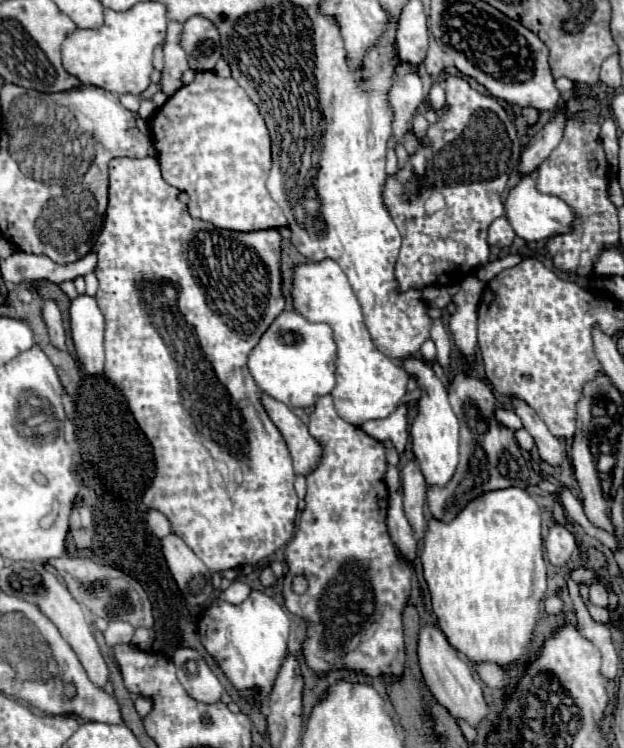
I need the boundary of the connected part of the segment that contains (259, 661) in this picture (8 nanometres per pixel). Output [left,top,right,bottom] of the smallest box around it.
[202,590,290,702]

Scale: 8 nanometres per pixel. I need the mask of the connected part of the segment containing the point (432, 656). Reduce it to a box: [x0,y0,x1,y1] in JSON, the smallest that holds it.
[418,622,490,728]

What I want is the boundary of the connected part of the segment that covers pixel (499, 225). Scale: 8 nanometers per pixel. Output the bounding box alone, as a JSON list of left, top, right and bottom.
[488,216,516,248]

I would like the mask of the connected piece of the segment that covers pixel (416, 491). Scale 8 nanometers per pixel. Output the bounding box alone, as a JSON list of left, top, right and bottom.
[402,460,426,538]

